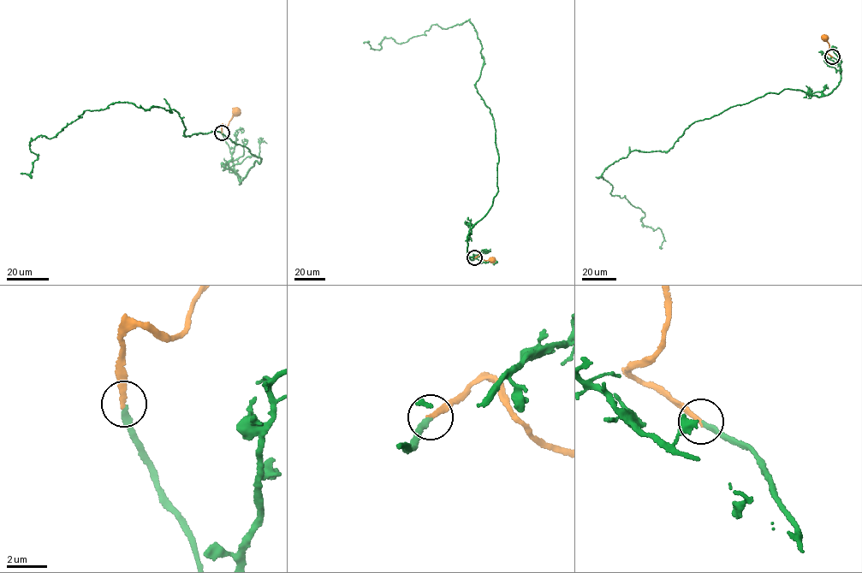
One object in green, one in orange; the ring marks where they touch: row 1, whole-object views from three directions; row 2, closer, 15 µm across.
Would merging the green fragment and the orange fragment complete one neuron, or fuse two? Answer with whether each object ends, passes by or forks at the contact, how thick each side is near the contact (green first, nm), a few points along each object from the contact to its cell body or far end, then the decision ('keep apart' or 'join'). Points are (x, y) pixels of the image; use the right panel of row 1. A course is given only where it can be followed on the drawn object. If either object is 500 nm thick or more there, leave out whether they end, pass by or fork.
green ends there; orange ends there; 240 nm thick on the green side, 240 nm on the other; green runs (832, 56), (829, 93), (764, 94), (605, 168), (662, 248); orange runs (832, 56), (826, 53), (829, 46), (824, 37); join

